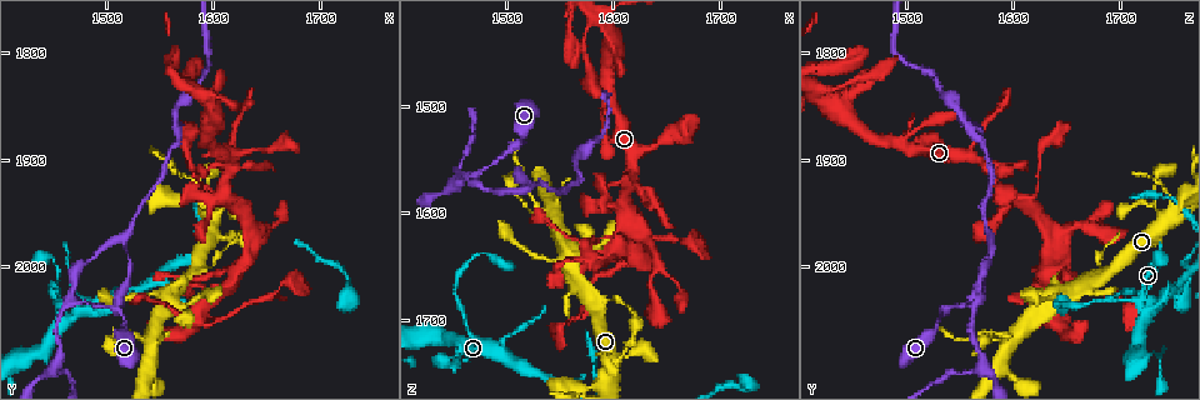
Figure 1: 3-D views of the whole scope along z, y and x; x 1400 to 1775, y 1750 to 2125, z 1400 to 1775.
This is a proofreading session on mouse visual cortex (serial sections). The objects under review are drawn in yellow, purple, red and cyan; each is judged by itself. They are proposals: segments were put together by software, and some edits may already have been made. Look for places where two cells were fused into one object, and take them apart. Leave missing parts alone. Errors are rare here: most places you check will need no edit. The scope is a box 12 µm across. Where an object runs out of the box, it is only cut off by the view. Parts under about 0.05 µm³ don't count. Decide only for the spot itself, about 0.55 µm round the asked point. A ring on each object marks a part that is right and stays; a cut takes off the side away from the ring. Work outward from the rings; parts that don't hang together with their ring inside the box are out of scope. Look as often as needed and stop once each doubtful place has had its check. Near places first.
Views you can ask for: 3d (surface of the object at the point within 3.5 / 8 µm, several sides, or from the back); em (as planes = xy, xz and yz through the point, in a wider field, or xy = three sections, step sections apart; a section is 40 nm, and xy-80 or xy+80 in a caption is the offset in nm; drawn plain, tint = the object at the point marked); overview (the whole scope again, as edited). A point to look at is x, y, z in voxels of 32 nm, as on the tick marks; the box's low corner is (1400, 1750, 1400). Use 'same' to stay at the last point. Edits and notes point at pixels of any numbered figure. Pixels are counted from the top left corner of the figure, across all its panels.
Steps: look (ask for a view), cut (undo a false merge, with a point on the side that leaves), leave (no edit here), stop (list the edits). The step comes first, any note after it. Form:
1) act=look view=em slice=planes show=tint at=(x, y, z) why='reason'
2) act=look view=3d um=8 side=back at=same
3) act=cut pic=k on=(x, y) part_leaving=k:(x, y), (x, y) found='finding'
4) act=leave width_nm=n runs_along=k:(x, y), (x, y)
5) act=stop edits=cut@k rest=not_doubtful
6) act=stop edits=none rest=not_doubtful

act=look view=3d um=8 at=(1474, 2032, 1562) why='abrupt turn'

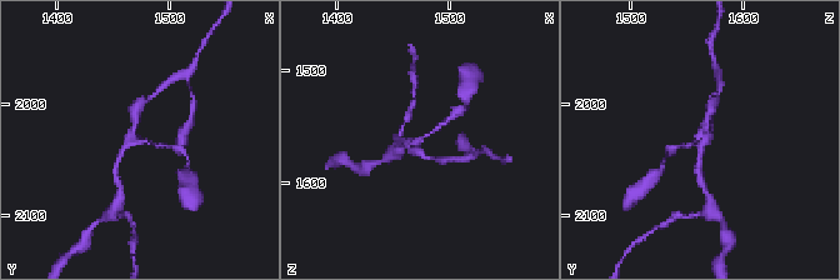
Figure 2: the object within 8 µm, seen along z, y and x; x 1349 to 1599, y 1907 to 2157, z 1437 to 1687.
act=look view=em slice=xy step=1 show=tint at=(1472, 2032, 1566) arms=3 arm_widths_nm=150,150,200 why='shape alone is not enough'

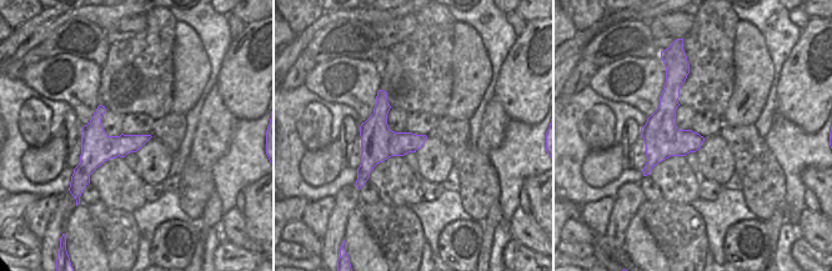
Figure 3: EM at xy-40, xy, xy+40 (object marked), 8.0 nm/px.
act=leave runs_along=2:(169, 148), (133, 139), (136, 111) found='one cell here'

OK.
act=look view=em slice=xy step=1 show=tint at=(1514, 1974, 1580) why='three arms meet'

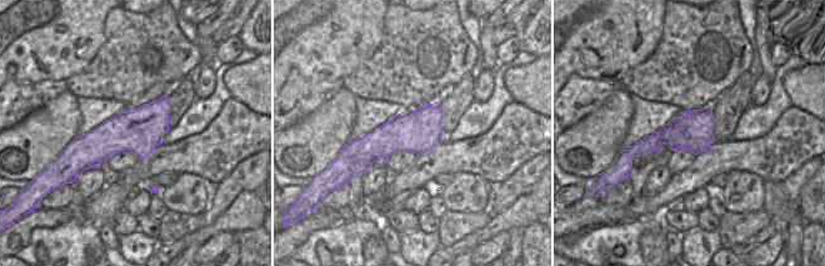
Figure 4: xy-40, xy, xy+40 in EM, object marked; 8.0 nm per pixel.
act=look view=3d um=3.5 at=same why='wider look'

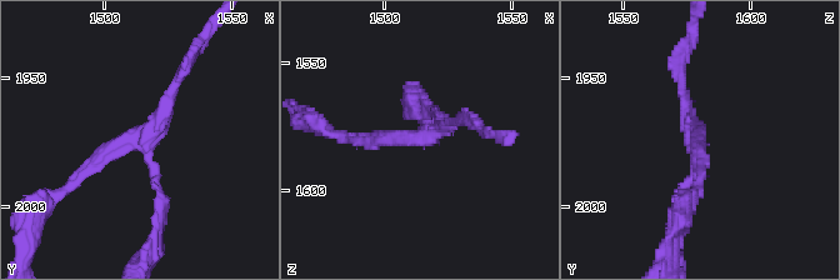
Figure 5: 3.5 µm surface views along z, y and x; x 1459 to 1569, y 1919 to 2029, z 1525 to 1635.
act=leave arm_widths_nm=150,150,150 runs_along=5:(73, 183), (141, 140), (184, 71) found='all the same cell'

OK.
act=look view=3d um=8 at=(1462, 2052, 1722) why='abrupt turn'

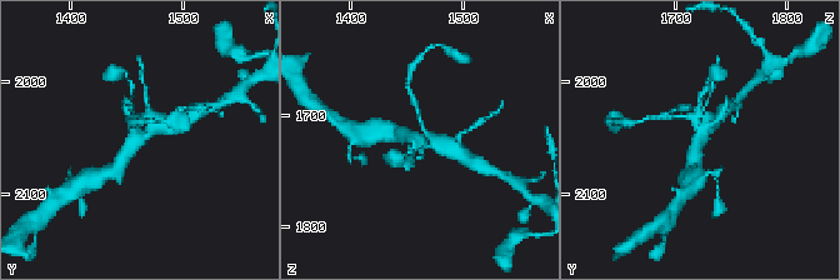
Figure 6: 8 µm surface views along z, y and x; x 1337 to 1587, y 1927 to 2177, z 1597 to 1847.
act=look view=em slice=xy step=3 show=tint at=(1462, 2050, 1724) why='need the tissue'

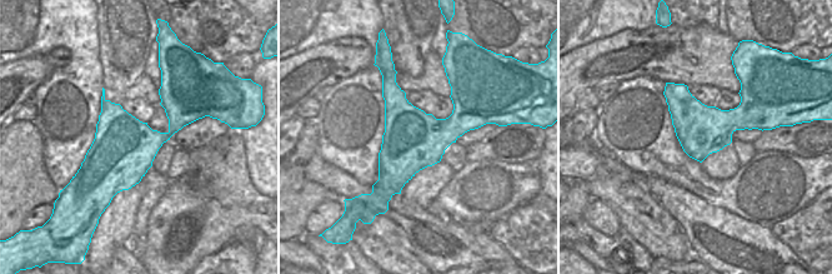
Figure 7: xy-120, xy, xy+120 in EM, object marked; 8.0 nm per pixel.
act=leave runs_along=6:(151, 115), (160, 123), (118, 166) found='one cell here'

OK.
act=look view=3d um=8 side=back at=(1596, 1918, 1736) why='sharp bend'

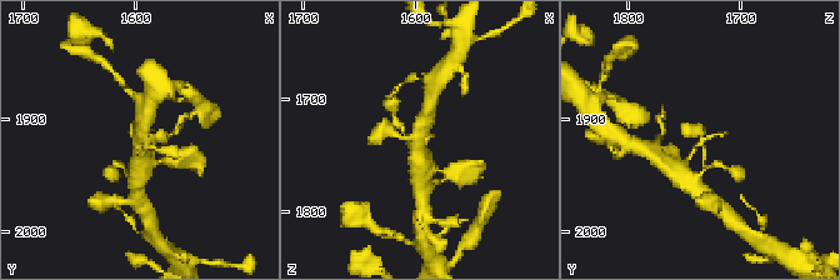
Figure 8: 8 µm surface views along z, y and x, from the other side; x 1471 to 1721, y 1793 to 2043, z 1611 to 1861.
act=look view=em slice=xy step=5 show=tint at=same why='need the tissue'

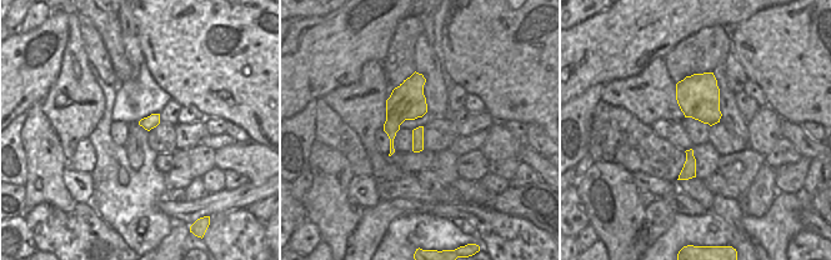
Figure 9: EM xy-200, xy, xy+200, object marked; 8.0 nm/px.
act=leave runs_along=8:(146, 165), (141, 130), (130, 124) found='all the same cell'

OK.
act=look view=3d um=3.5 at=(1622, 2002, 1638) why='two arms in line, one across'

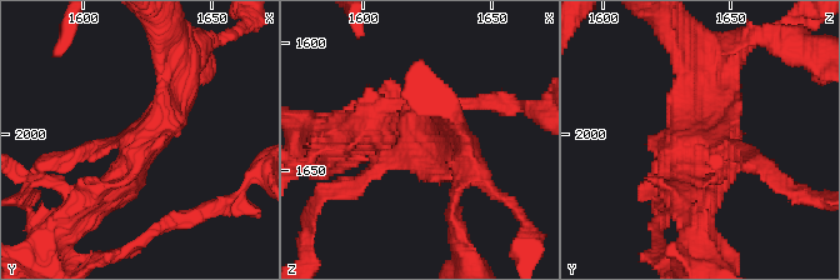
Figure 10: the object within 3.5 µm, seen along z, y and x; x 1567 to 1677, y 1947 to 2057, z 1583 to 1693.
act=look view=em slice=xy step=3 show=plain at=(1624, 2003, 1640)

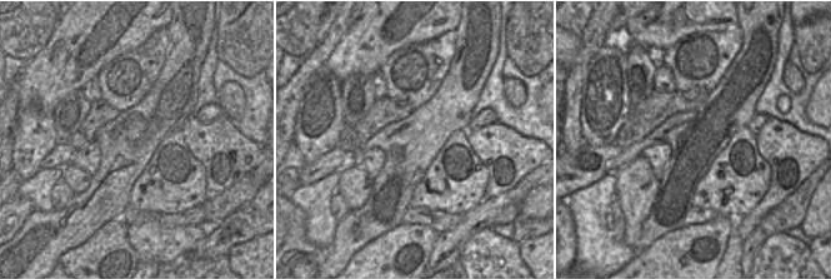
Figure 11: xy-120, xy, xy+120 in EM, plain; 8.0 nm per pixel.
act=look view=em slice=xy step=3 show=tint at=same why='with the object marked'

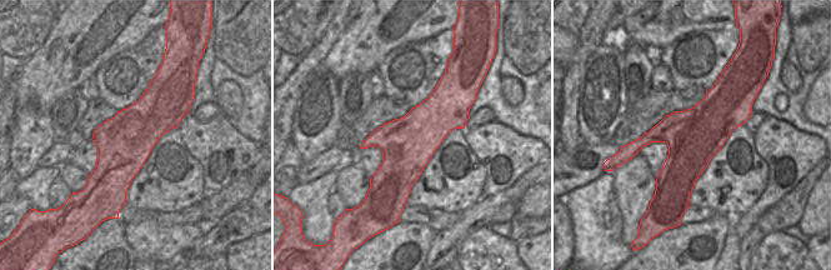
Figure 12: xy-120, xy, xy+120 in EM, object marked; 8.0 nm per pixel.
act=leave runs_along=10:(188, 76), (126, 173), (88, 199) found='all the same cell'

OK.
act=stop edits=none rest=not_doubtful

